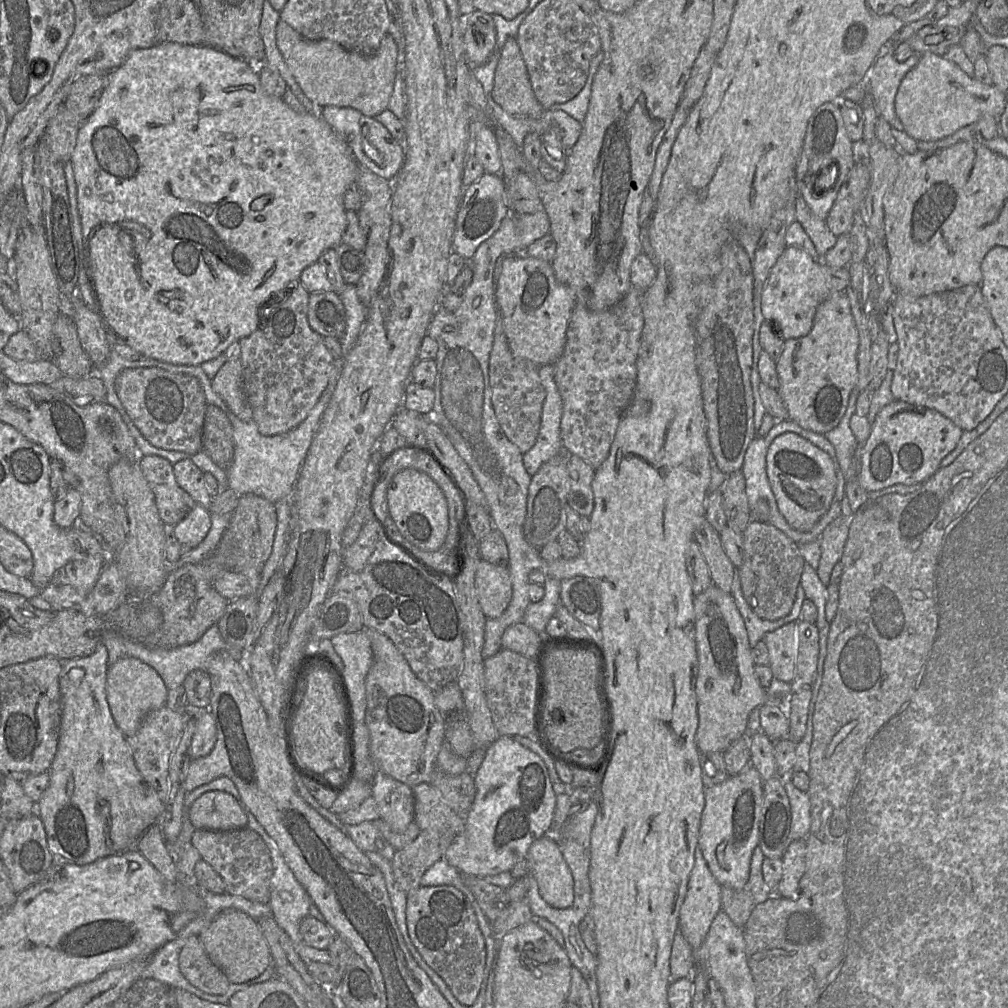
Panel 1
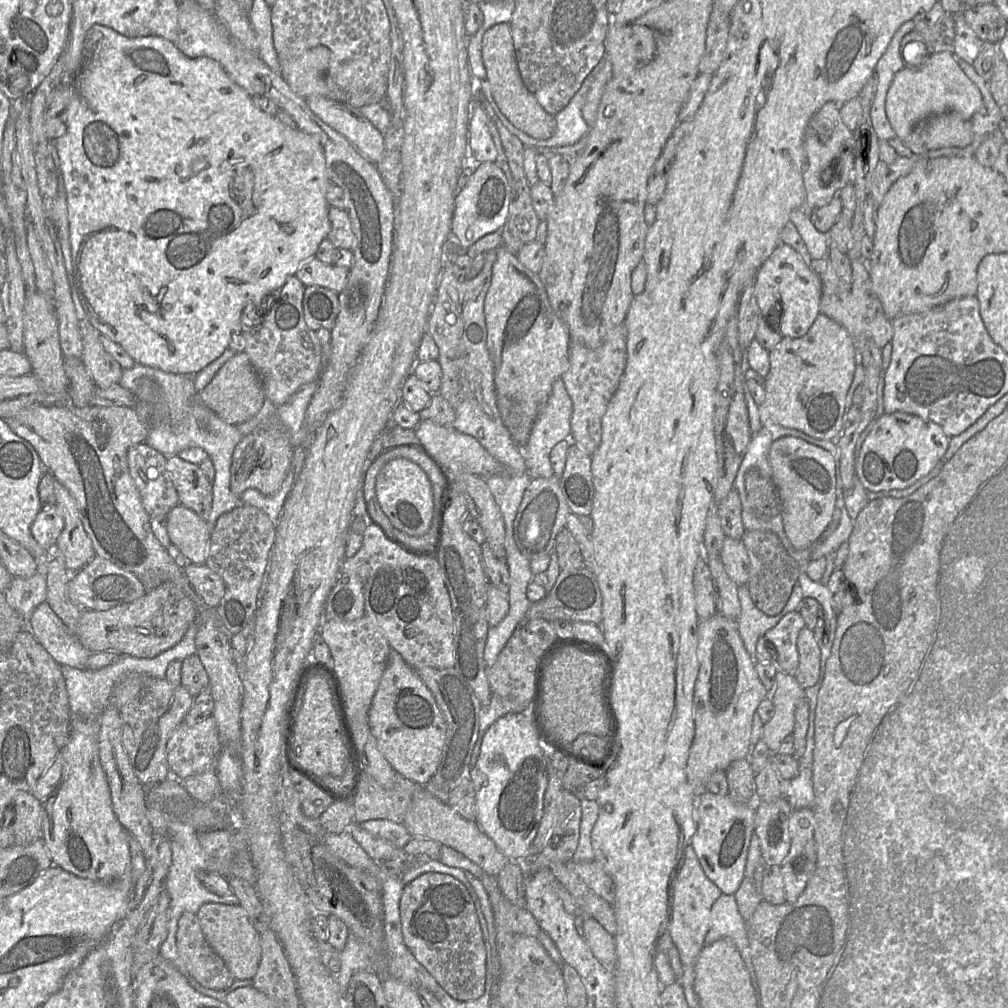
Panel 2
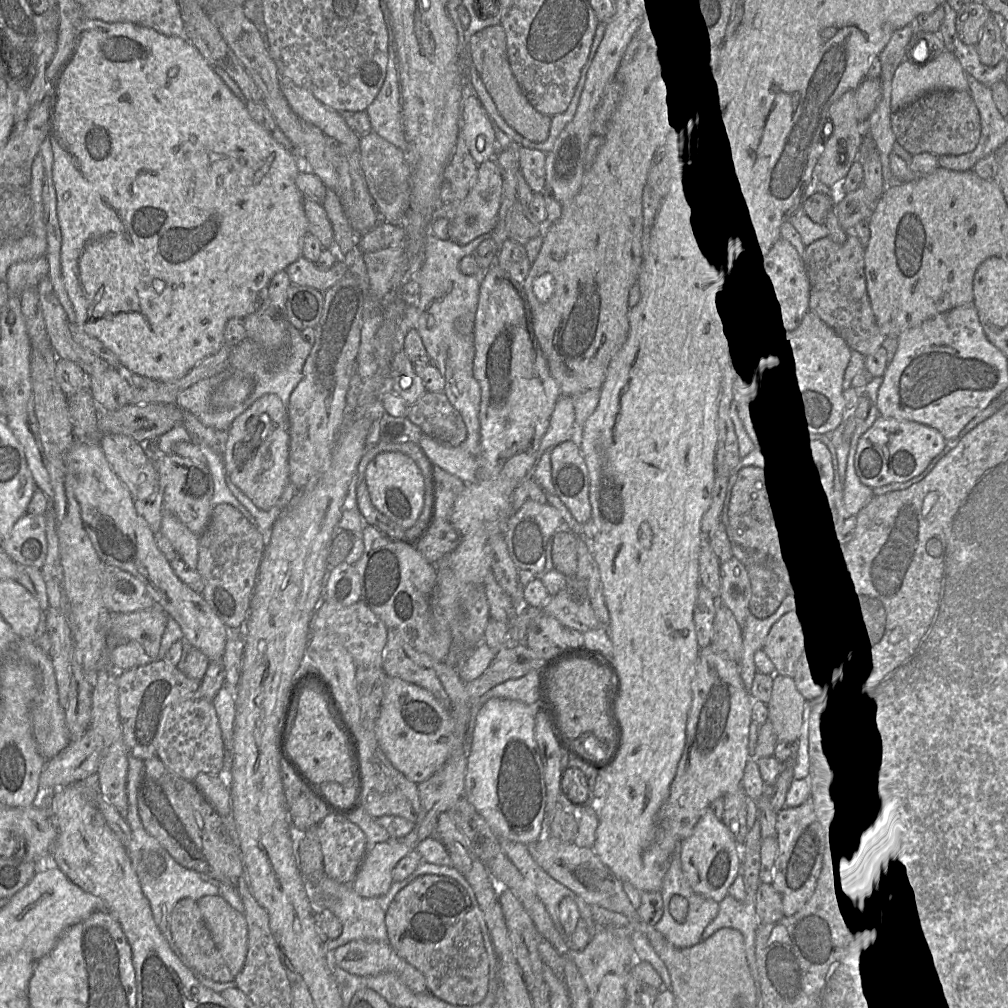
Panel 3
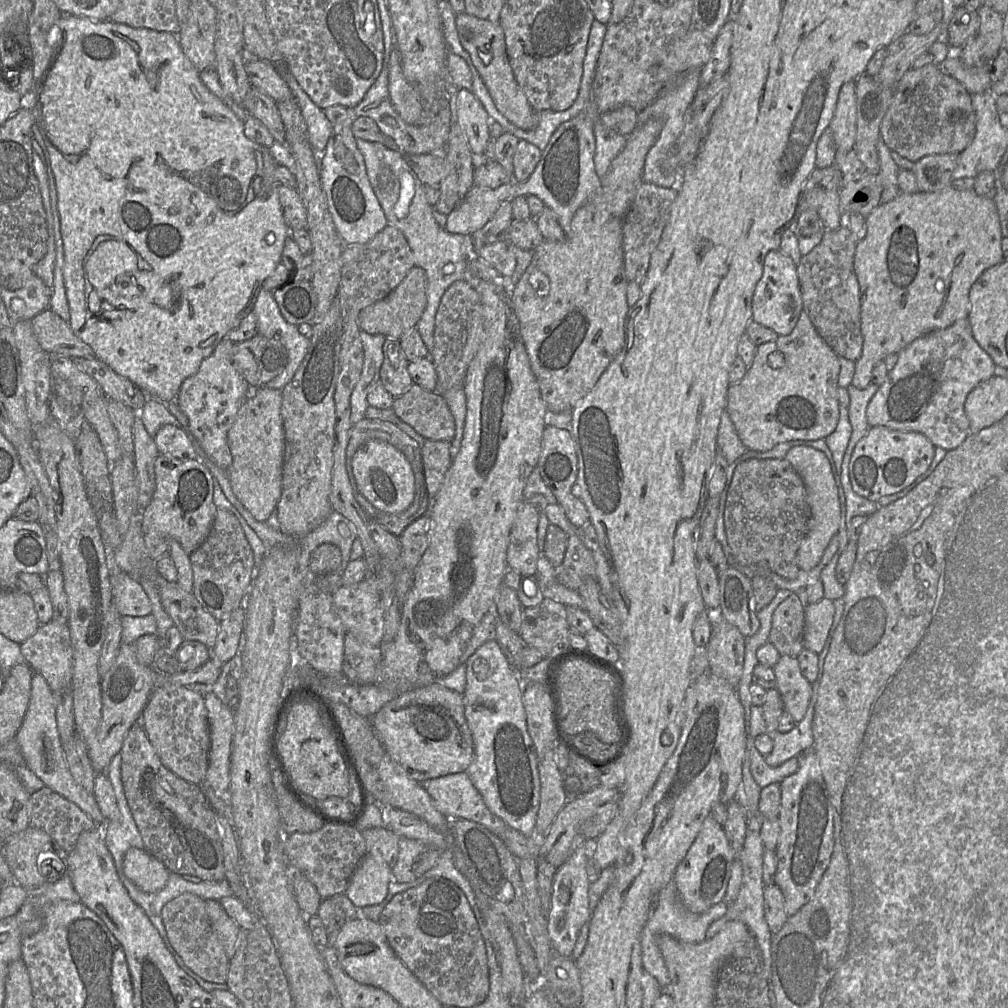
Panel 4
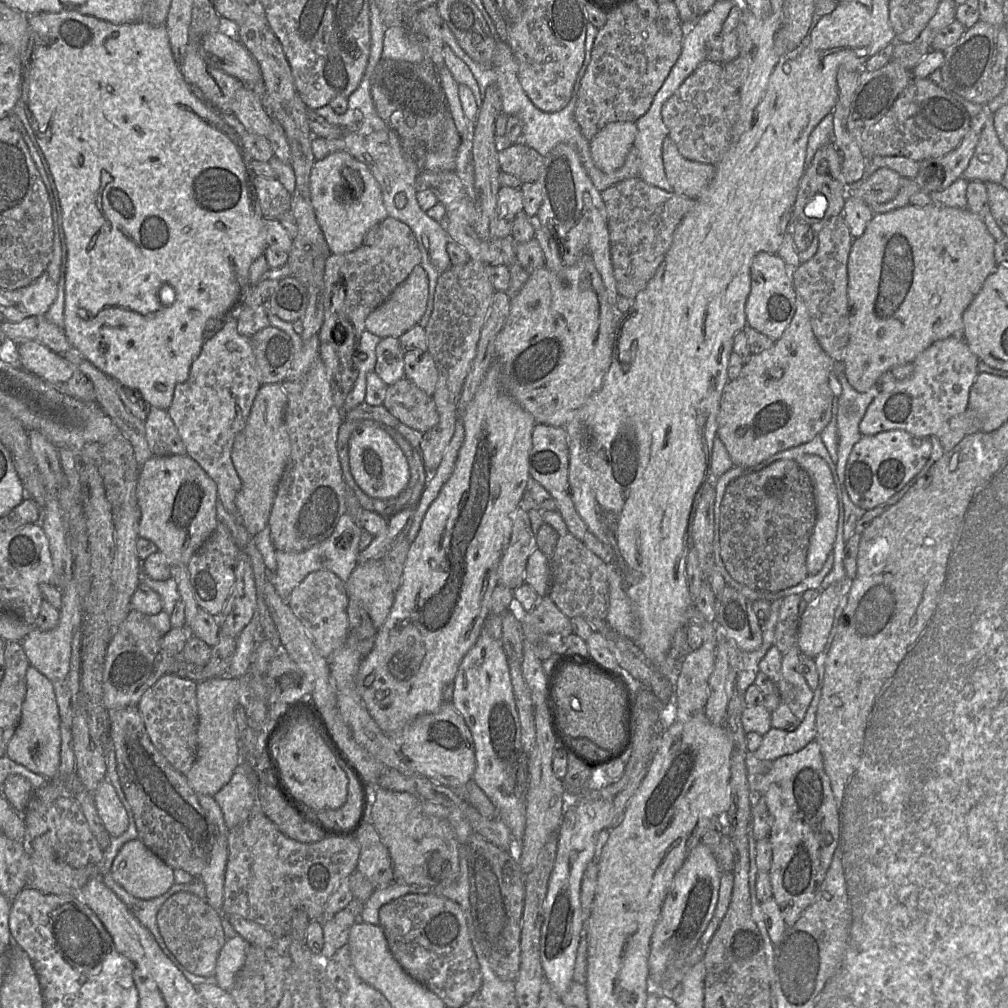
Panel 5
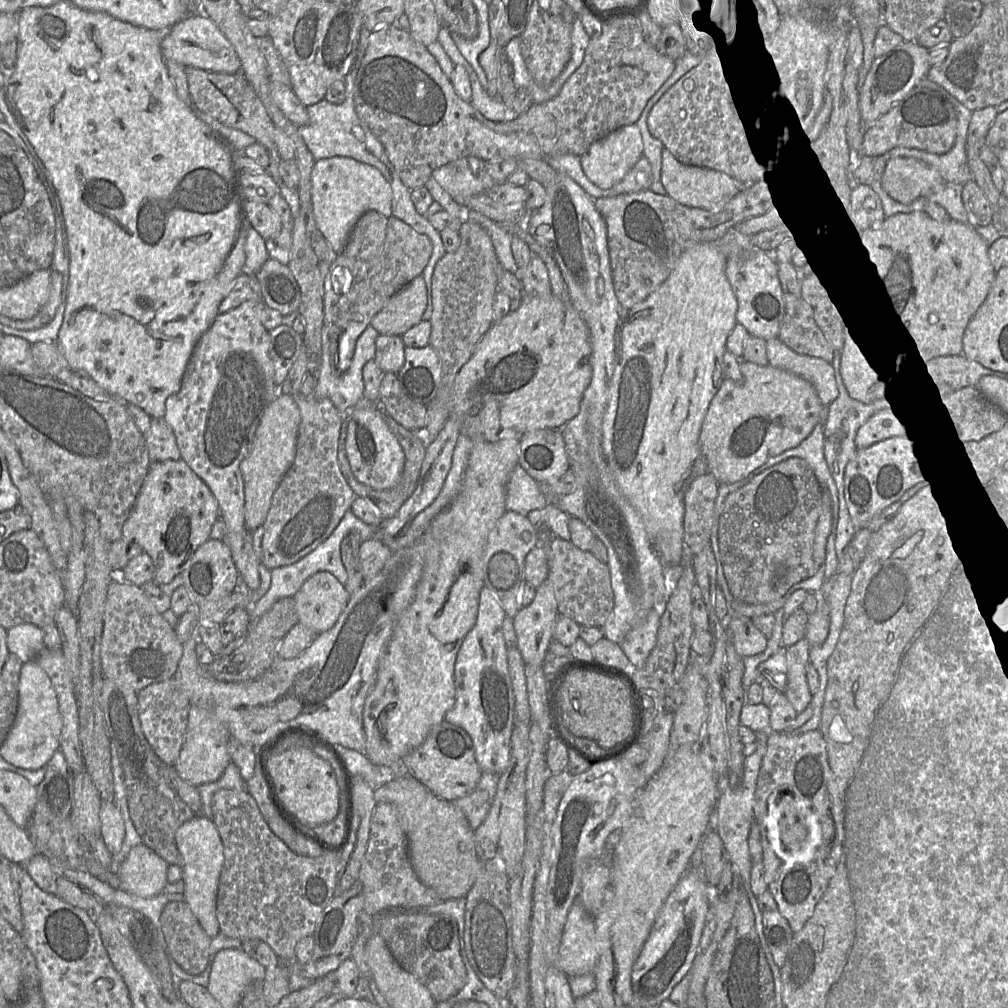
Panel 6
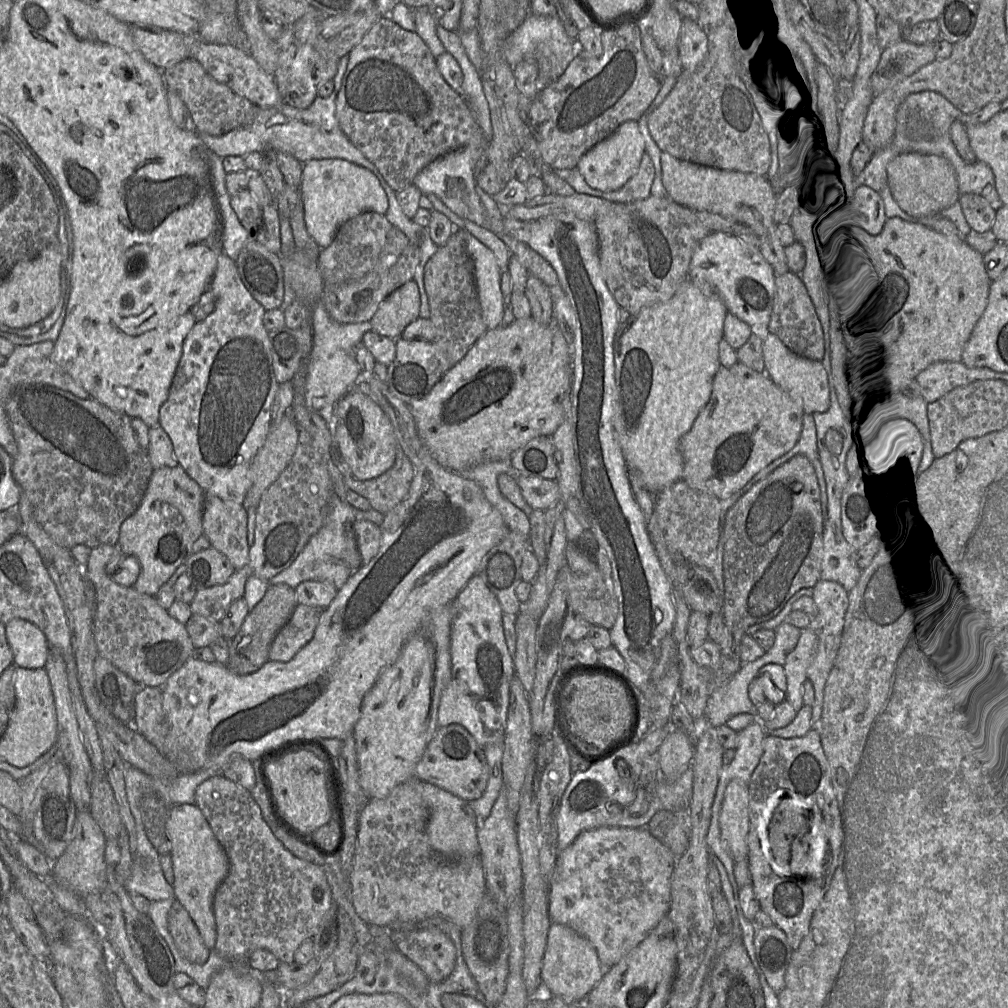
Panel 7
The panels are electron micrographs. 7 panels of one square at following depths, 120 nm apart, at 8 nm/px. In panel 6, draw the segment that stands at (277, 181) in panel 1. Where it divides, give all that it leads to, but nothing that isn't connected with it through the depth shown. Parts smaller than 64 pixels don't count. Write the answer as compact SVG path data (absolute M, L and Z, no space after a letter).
M60 1L49 7L34 6L22 9L17 14L17 22L18 46L16 66L9 78L6 80L3 90L8 107L17 124L27 139L31 142L43 162L48 178L50 180L52 179L51 182L53 182L53 186L57 192L62 207L62 229L64 229L66 236L68 259L70 261L66 309L56 343L72 369L83 372L91 377L115 399L119 399L126 404L130 403L140 407L151 418L163 418L166 399L170 395L179 391L186 366L198 340L211 326L213 320L219 314L220 303L230 291L231 283L242 273L242 268L245 264L245 242L248 231L252 228L252 226L244 213L244 203L248 200L245 200L243 194L241 194L241 187L239 185L239 175L241 173L237 170L237 159L239 158L239 155L243 154L243 152L237 151L224 136L198 118L195 114L195 108L191 108L178 98L174 86L168 76L166 61L164 60L161 52L161 40L164 37L166 30L149 30L137 27L130 23L118 20L104 12L83 10L69 1Z

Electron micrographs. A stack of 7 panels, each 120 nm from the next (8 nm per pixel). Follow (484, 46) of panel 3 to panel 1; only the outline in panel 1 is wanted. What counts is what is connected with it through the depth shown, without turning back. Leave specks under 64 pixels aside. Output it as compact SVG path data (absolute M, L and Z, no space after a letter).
M515 37L508 38L499 51L491 97L514 117L536 119L543 113Z

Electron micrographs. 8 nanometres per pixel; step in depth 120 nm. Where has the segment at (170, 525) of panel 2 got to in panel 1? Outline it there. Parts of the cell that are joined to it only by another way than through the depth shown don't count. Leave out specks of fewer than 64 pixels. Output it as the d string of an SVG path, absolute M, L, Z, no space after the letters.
M195 505L195 507L174 526L174 533L181 545L193 549L203 541L210 527L211 518L208 509Z

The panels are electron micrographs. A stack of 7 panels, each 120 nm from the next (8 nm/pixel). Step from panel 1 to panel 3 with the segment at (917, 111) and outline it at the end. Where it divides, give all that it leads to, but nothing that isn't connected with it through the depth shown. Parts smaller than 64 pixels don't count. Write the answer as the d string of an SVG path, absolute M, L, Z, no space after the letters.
M944 50L925 64L911 60L903 60L895 71L891 90L891 111L897 112L912 103L922 95L940 89L968 91L966 72L957 57L950 51Z

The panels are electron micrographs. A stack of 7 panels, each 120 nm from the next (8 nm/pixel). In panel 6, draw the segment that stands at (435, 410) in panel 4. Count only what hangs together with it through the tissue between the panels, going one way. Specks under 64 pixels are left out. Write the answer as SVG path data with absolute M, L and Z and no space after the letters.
M395 373L383 374L378 404L385 413L411 431L421 431L427 423L427 406L407 395Z

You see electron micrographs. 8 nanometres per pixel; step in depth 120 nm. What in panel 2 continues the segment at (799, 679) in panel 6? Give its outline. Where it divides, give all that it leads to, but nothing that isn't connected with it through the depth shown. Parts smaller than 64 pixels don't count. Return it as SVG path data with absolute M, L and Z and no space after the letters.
M777 671L774 689L768 694L773 704L773 716L764 725L762 740L771 752L777 752L782 741L792 736L795 723L795 710L807 696L794 676Z

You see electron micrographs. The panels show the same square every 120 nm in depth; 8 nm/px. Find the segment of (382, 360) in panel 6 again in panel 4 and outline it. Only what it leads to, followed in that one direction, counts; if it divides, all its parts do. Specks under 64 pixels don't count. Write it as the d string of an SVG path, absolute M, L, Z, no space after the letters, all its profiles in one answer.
M387 338L383 345L383 353L384 361L380 369L380 382L392 396L401 396L410 389L414 382L407 370L409 361L401 348L400 340Z

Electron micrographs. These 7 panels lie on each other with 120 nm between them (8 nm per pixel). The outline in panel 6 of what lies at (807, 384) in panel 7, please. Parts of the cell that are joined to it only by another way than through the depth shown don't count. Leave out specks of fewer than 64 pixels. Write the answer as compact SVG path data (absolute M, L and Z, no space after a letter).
M779 337L767 340L766 346L768 364L810 382L825 406L838 396L834 369L830 362L820 357L800 354L787 346Z

